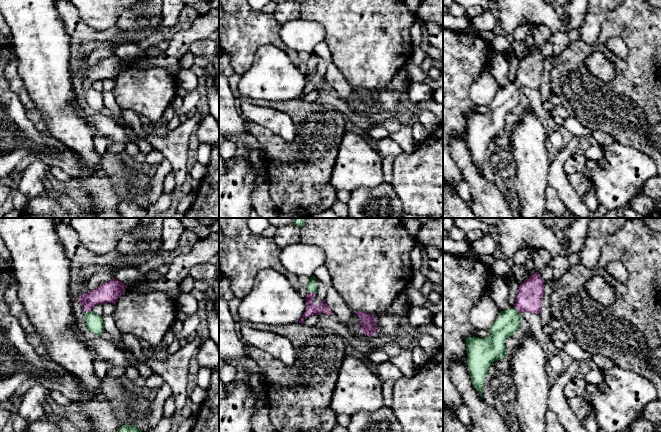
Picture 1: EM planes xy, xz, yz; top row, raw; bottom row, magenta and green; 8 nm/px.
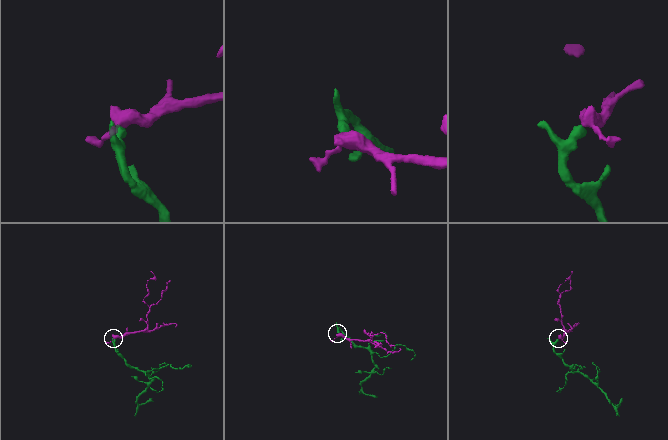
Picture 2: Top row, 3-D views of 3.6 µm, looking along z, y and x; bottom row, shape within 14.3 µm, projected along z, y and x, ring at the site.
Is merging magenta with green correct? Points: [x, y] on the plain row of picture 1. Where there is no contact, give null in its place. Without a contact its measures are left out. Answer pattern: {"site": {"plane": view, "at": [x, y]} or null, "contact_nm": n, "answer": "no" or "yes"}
{"site": {"plane": "xz", "at": [311, 68]}, "contact_nm": 70, "answer": "yes"}

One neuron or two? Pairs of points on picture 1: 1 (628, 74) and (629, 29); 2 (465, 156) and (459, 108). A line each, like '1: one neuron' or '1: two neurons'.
1: one neuron
2: two neurons

